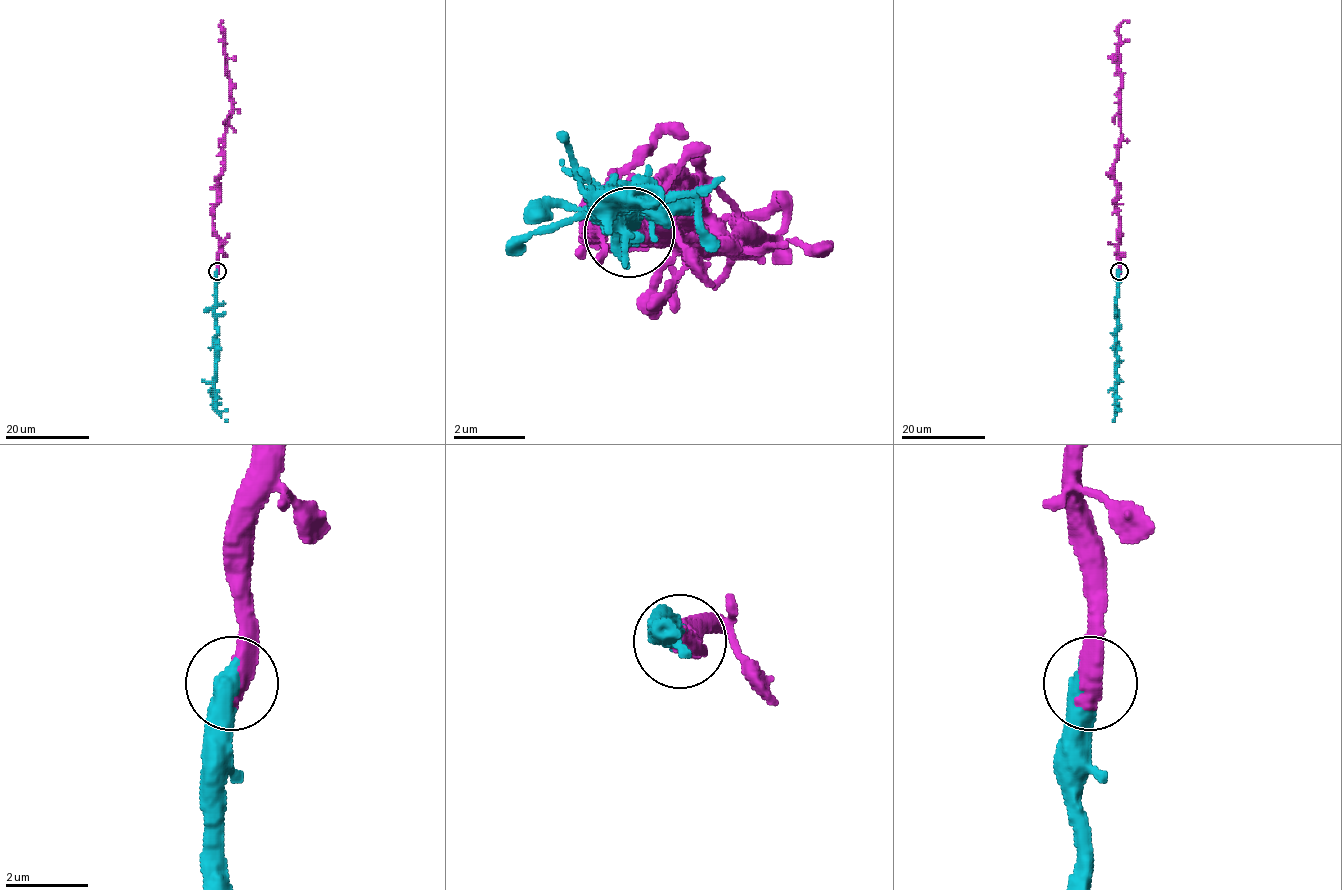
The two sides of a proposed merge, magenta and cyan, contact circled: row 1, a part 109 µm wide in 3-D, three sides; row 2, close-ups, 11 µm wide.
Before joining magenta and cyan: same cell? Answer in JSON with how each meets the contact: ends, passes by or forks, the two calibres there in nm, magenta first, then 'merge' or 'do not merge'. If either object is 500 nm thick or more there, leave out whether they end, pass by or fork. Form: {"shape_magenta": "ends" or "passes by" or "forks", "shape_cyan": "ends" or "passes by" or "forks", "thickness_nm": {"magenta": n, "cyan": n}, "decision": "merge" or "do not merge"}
{"thickness_nm": {"magenta": 600, "cyan": 600}, "decision": "merge"}

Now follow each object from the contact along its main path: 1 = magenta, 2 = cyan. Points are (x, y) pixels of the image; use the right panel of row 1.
1: (1119, 271), (1115, 202), (1117, 182), (1114, 170), (1120, 139), (1119, 26), (1122, 22), (1129, 22)
2: (1119, 271), (1115, 337), (1116, 415), (1113, 420)

